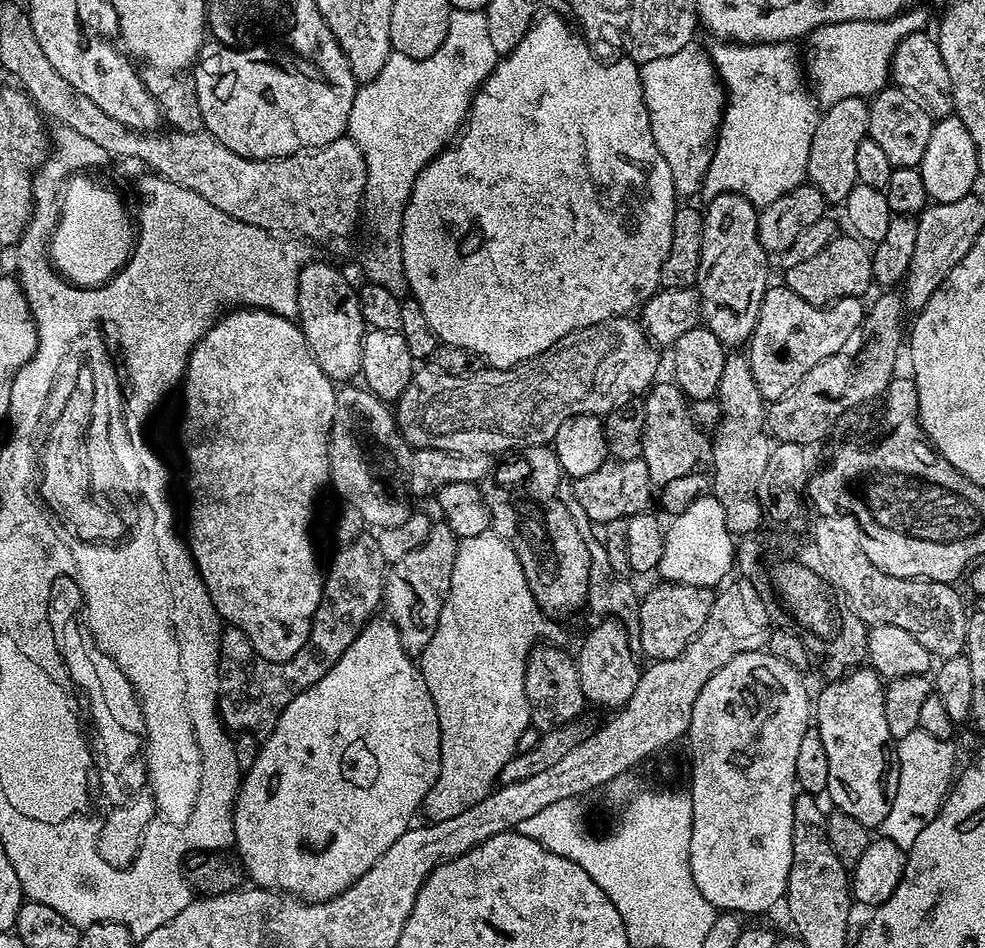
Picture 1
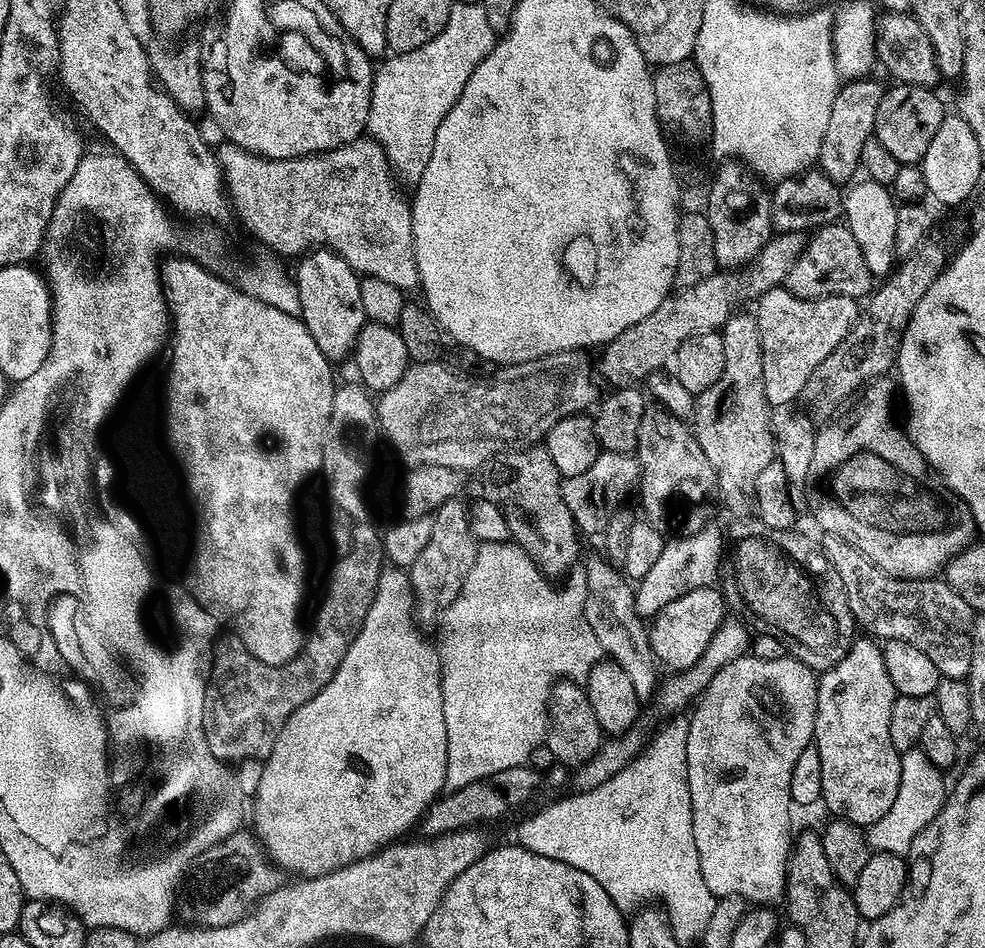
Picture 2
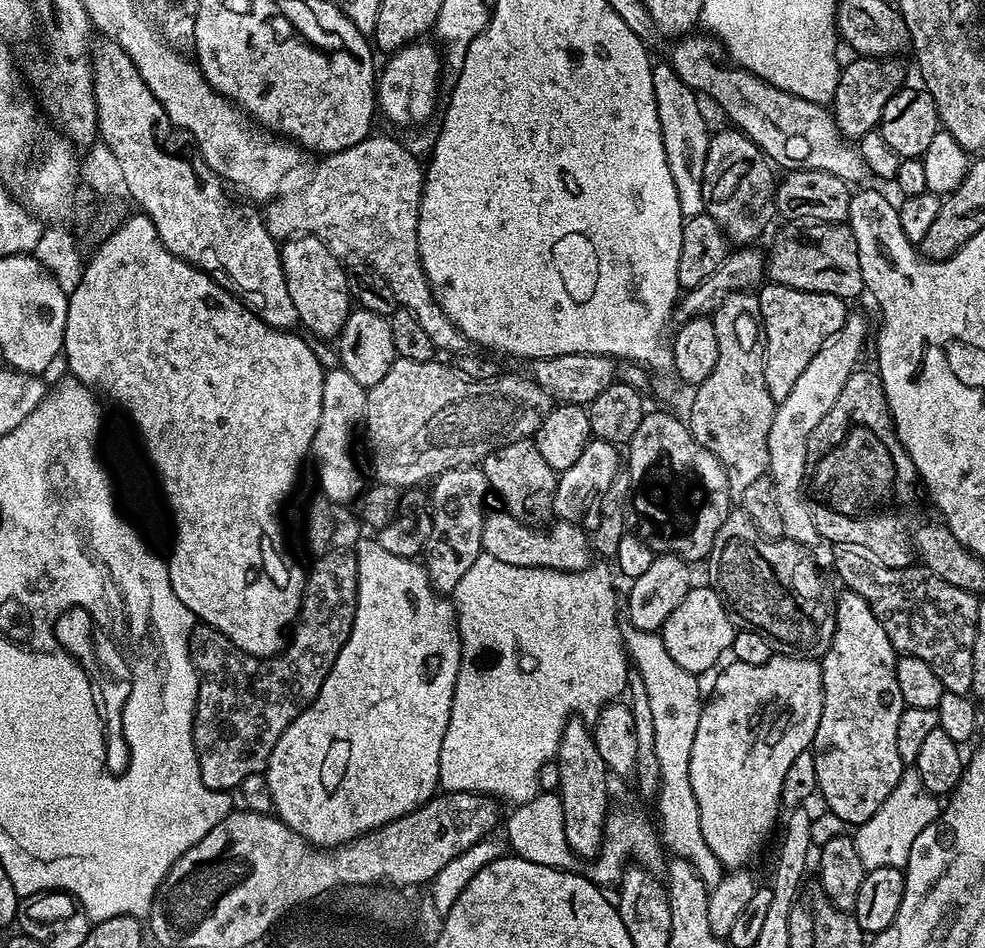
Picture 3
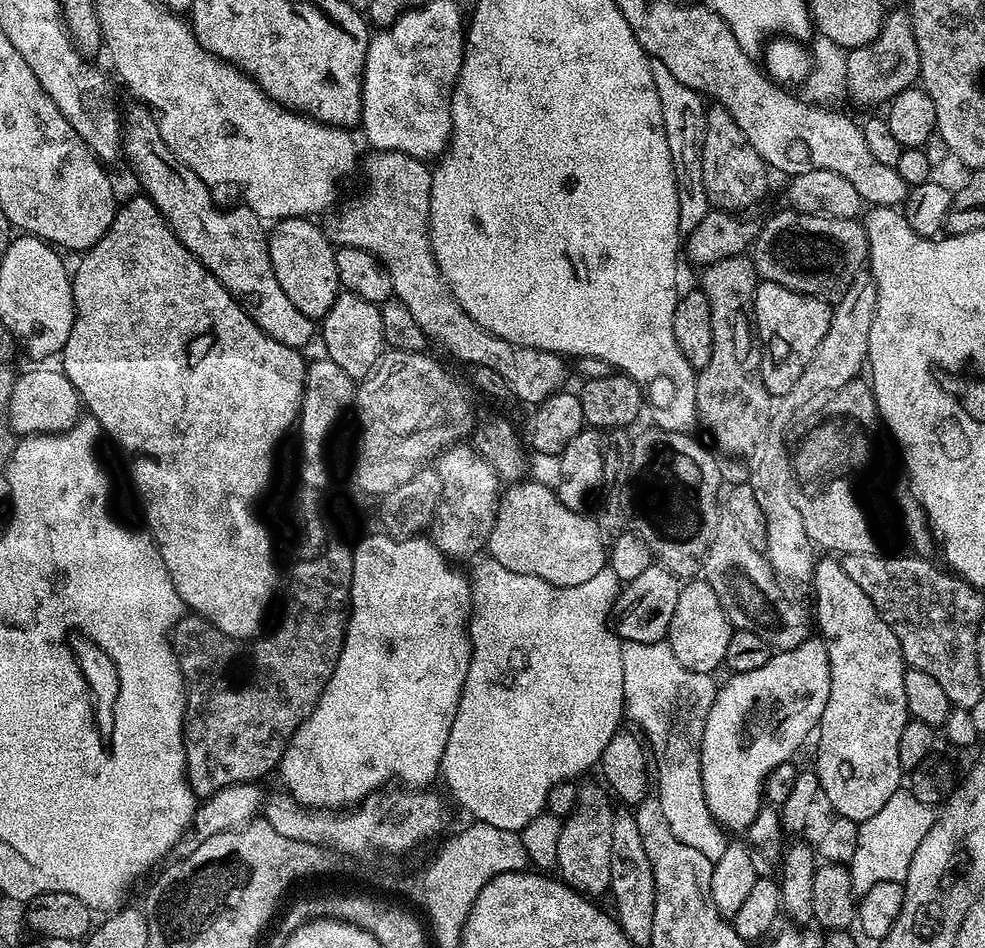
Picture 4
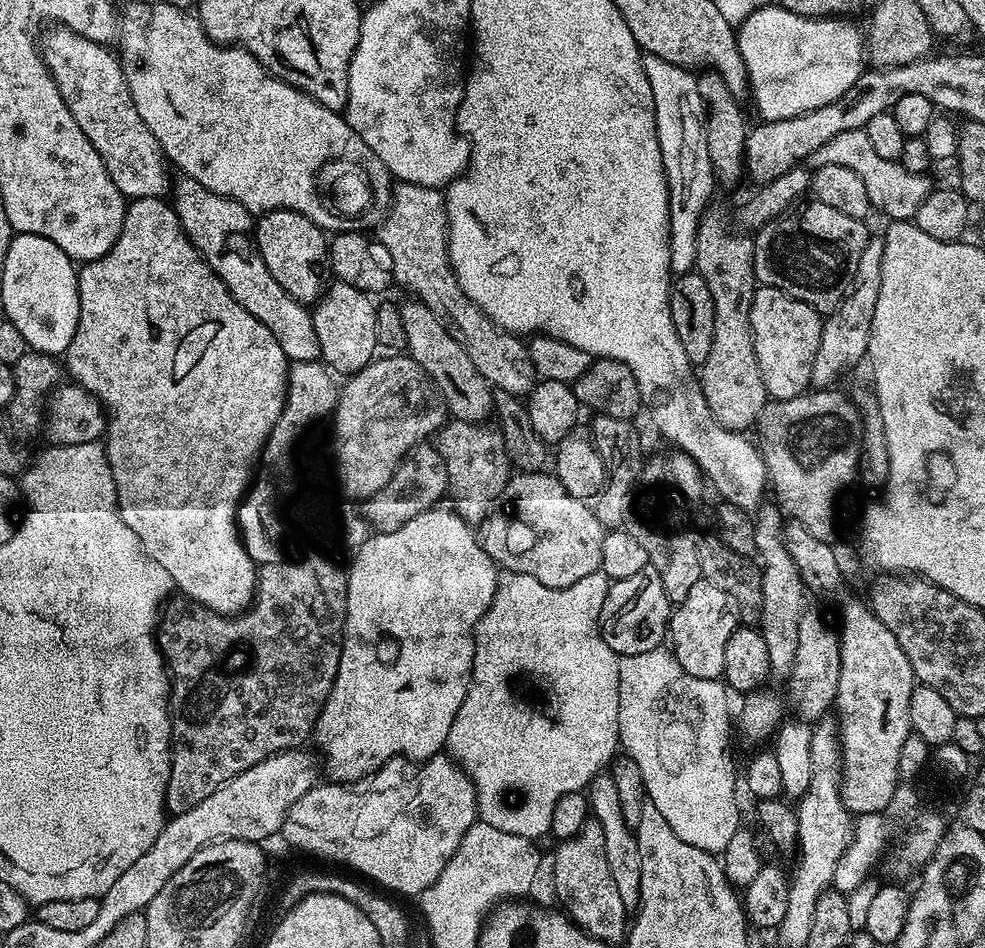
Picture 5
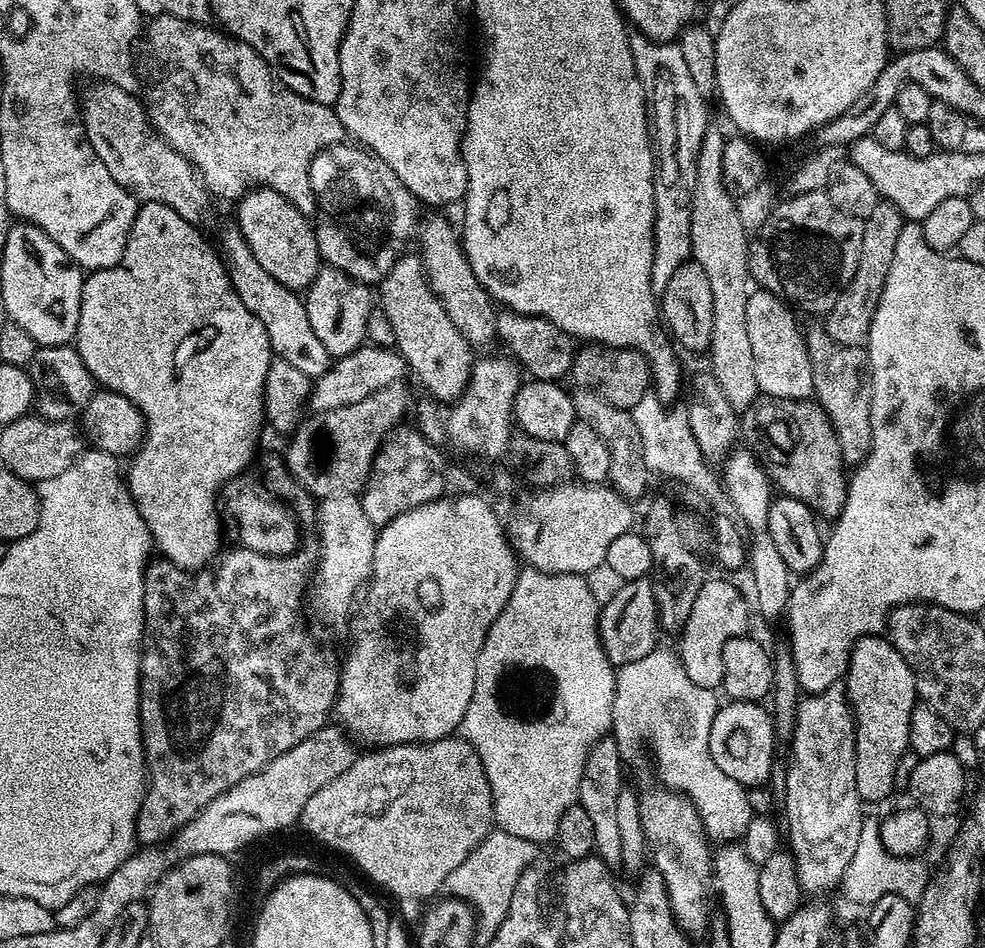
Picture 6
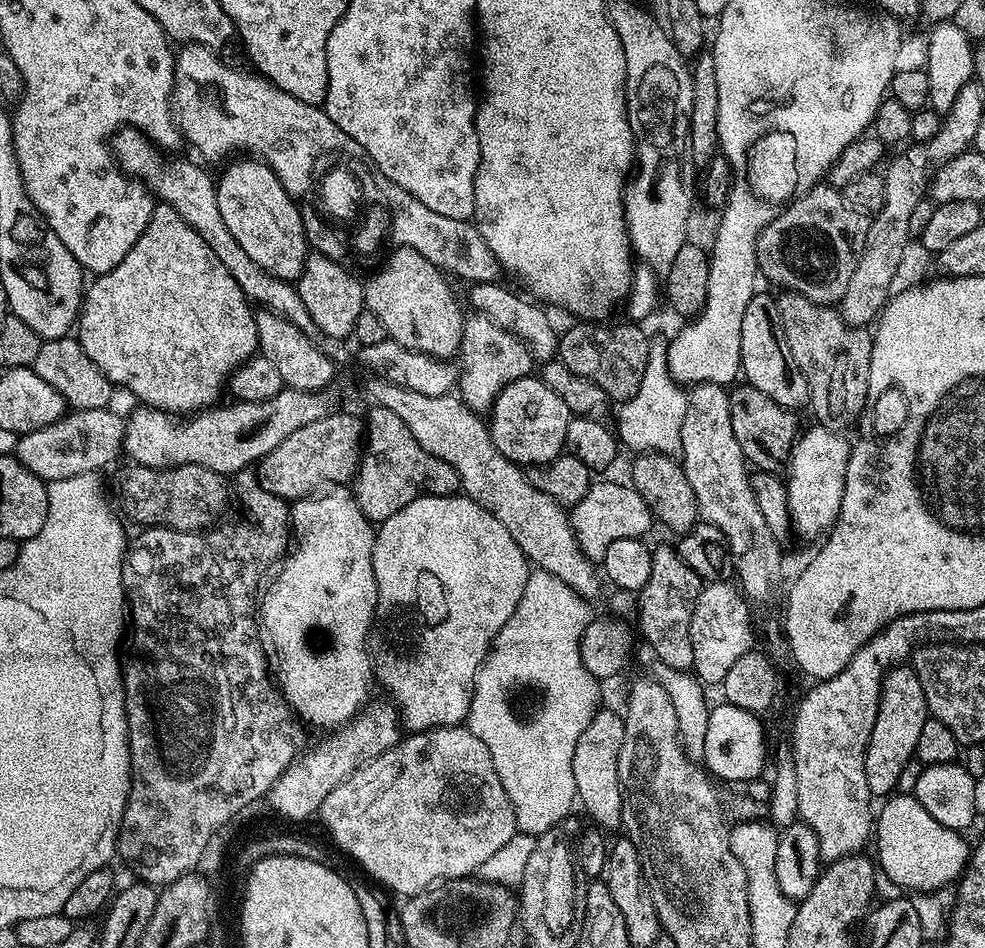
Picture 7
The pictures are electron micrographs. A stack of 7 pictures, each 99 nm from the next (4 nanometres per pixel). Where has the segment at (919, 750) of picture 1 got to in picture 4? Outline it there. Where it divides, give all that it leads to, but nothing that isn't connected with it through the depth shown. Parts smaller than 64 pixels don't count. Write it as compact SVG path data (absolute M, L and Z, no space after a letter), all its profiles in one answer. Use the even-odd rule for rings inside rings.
M901 790L893 794L890 802L886 802L874 818L859 825L857 849L847 865L857 897L864 896L866 890L878 886L878 882L903 882L907 878L914 850L918 850L918 846L922 846L922 838L930 834L930 826L934 826L937 815L935 807L918 802L910 791Z

